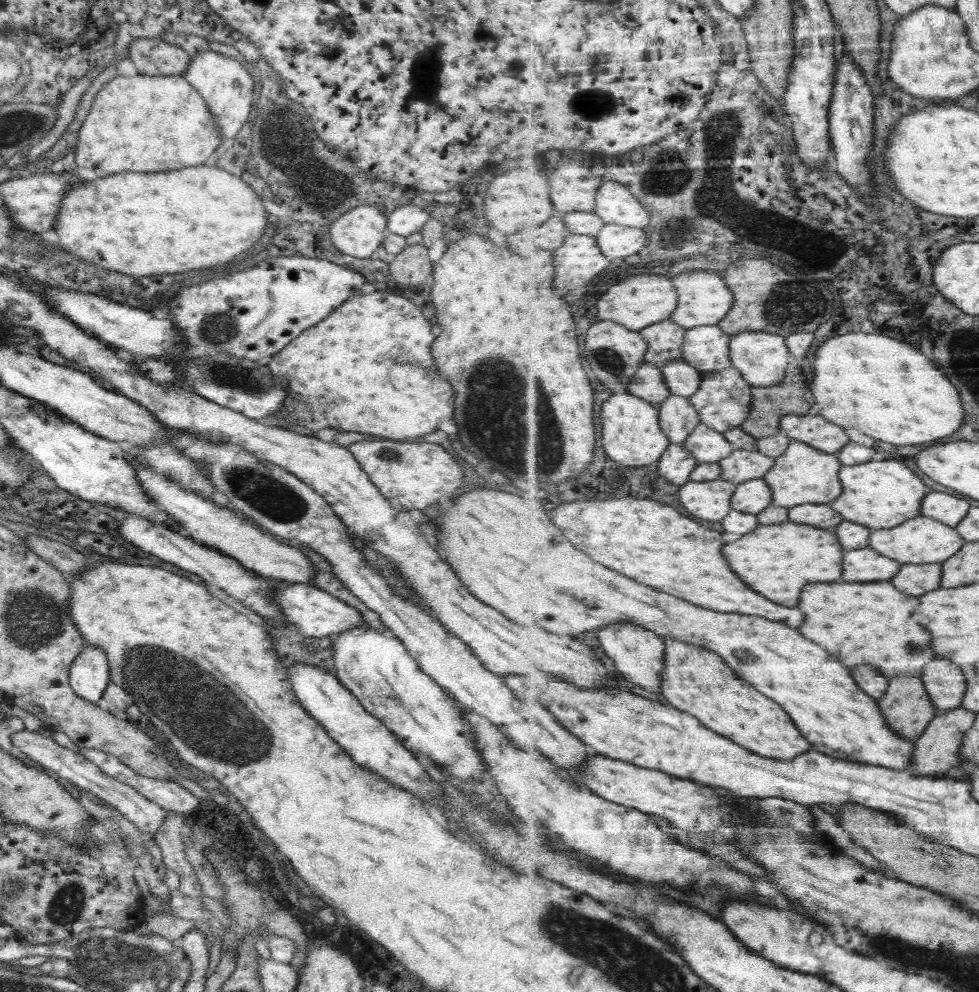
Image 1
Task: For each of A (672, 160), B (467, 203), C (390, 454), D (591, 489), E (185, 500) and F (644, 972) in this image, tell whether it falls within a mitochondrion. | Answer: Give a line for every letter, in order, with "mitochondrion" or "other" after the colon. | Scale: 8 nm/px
A: mitochondrion
B: other
C: mitochondrion
D: other
E: other
F: mitochondrion

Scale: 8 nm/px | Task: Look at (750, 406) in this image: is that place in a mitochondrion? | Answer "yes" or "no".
no

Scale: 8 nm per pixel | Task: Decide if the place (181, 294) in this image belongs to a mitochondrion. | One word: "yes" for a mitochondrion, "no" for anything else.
no

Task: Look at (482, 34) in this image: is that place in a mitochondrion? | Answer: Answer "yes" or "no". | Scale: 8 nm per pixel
no

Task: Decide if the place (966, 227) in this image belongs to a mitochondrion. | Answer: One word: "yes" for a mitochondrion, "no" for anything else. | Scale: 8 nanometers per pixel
no

